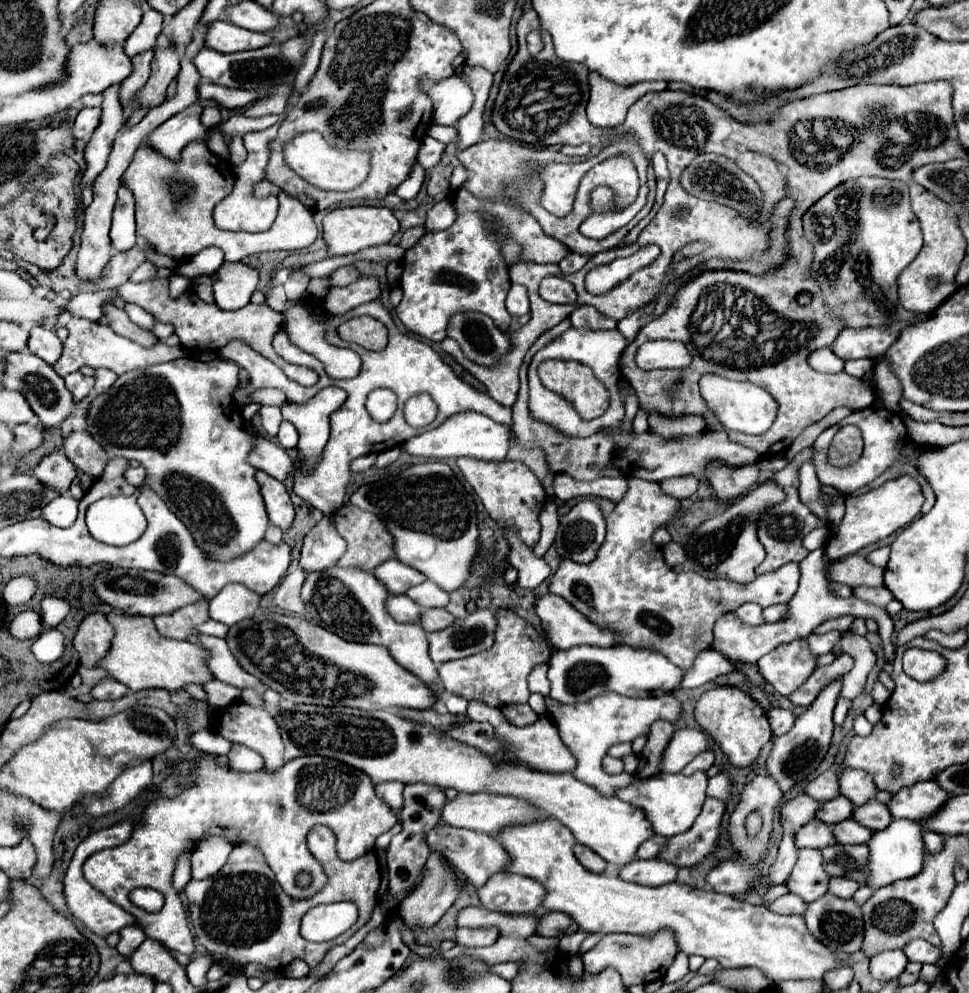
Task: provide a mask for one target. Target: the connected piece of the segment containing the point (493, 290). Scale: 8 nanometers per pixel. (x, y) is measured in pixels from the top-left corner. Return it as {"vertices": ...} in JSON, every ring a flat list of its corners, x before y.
{"vertices":[[463,187,455,193,455,203,459,207,459,219,445,231,423,235,411,249,405,251,401,259,401,279,399,287,403,291,403,299,397,305,397,317,401,323,431,341,443,341,446,338,447,323,455,313,479,311,495,321,499,329,507,329,511,317,499,317,499,307,505,307,505,297,509,293,509,267,499,259,499,243,483,231,483,219,475,215,475,211,491,211,491,215,503,215,507,223,511,223,511,231,515,231,515,239,523,243,523,259,531,259,537,263,559,263,569,249,543,233,539,223,525,215,525,211,507,205,505,199,483,201,473,197]]}

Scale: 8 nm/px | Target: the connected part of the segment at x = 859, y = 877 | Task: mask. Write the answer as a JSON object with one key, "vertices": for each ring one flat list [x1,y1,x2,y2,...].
{"vertices":[[841,845,821,849,825,857,827,873,833,877,847,877,861,885,867,883,867,863,869,847,867,845]]}

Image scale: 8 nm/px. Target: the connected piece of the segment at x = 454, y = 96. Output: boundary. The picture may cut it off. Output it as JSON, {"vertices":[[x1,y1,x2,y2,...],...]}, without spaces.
{"vertices":[[457,74,439,82,422,79,420,85,435,105,437,125,455,125,473,105,471,87]]}

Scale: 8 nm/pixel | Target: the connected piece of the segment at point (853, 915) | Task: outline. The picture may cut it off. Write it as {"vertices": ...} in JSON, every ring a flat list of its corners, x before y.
{"vertices":[[831,893,819,897,817,901,809,903,809,909,805,913,805,923,813,933,813,937,835,953,855,953,861,949,863,917,861,917,861,909,855,905,853,899,839,899]]}

